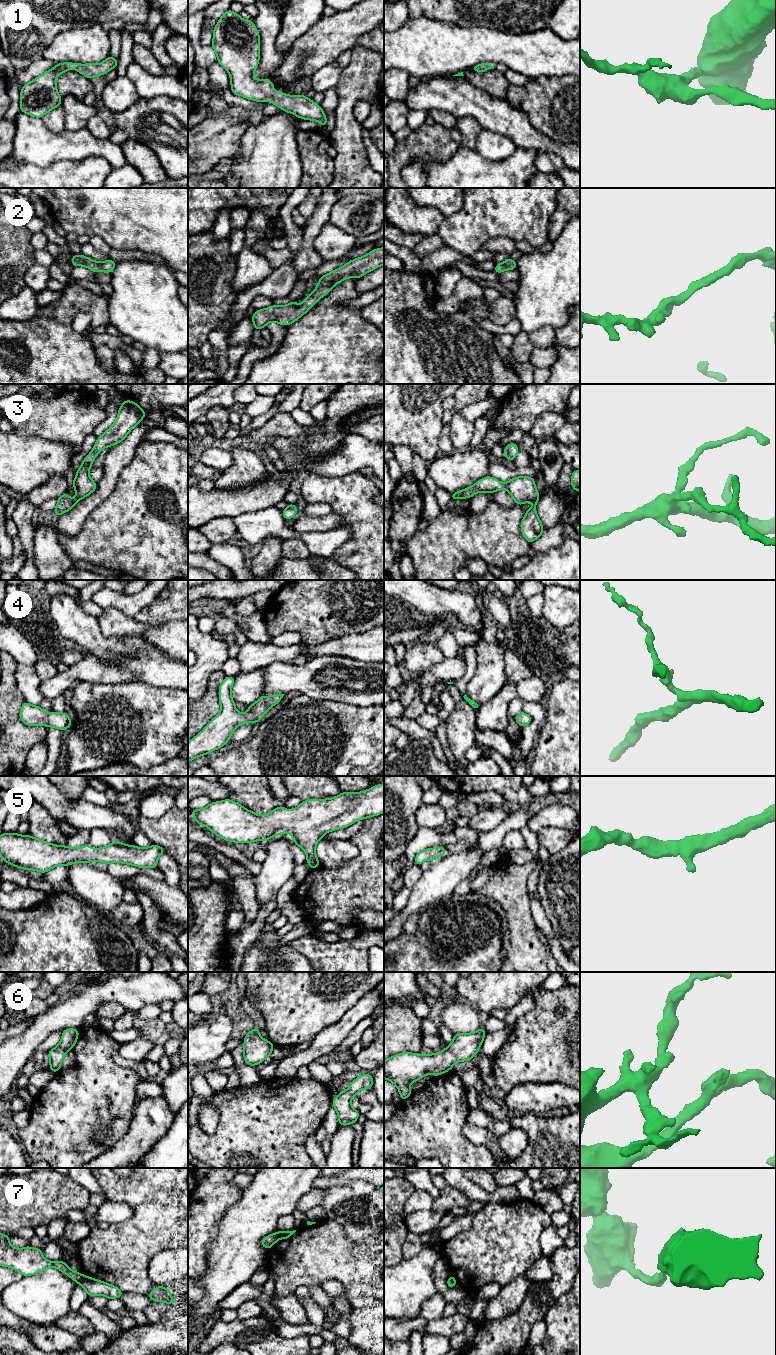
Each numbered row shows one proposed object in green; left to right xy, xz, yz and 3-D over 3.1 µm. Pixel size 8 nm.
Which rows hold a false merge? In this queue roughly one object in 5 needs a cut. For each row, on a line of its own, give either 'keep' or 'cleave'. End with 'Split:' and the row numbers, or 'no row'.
1: keep
2: keep
3: keep
4: keep
5: keep
6: keep
7: cleave
Split: 7

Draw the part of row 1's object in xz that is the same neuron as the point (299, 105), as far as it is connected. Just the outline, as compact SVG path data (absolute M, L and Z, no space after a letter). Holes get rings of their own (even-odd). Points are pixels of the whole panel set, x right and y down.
M227 10L218 20L213 30L213 41L217 61L224 67L230 76L232 93L257 102L270 101L281 110L296 115L305 120L318 121L322 127L326 127L327 117L320 105L305 95L287 95L275 91L273 82L267 78L257 80L253 72L256 70L260 59L260 36L252 20L245 20L232 10Z

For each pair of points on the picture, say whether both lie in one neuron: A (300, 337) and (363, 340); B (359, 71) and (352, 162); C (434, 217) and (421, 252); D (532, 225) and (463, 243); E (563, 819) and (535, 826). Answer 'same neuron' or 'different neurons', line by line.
A: same neuron
B: same neuron
C: different neurons
D: same neuron
E: same neuron

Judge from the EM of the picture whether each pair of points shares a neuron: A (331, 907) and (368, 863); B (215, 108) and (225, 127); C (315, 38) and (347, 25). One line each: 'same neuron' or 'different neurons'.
A: same neuron
B: different neurons
C: same neuron

